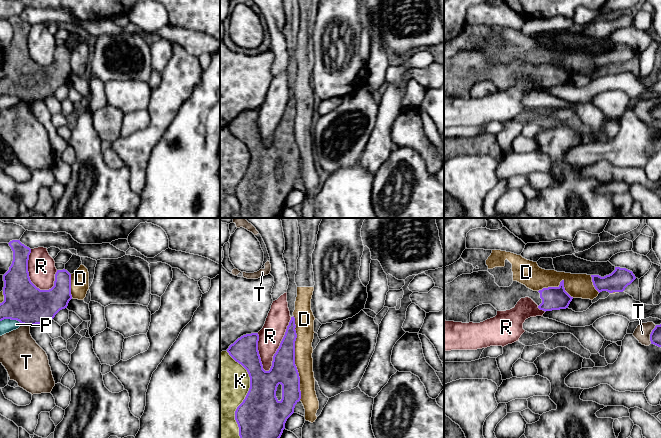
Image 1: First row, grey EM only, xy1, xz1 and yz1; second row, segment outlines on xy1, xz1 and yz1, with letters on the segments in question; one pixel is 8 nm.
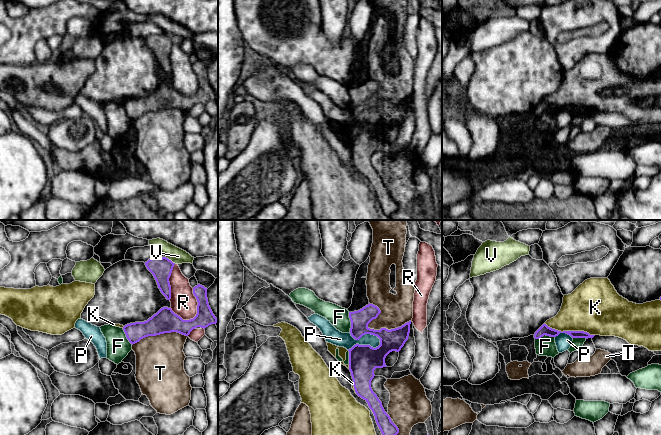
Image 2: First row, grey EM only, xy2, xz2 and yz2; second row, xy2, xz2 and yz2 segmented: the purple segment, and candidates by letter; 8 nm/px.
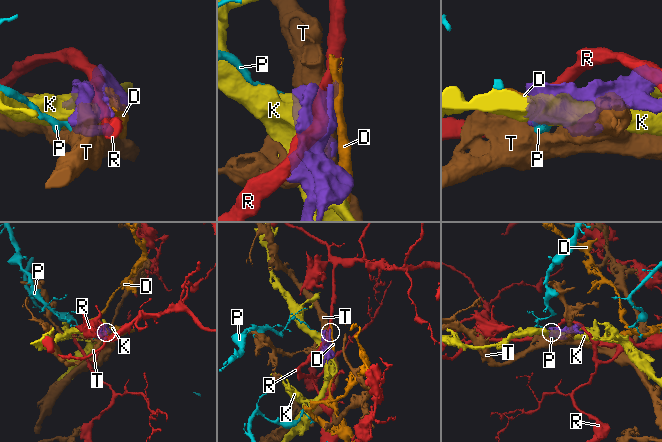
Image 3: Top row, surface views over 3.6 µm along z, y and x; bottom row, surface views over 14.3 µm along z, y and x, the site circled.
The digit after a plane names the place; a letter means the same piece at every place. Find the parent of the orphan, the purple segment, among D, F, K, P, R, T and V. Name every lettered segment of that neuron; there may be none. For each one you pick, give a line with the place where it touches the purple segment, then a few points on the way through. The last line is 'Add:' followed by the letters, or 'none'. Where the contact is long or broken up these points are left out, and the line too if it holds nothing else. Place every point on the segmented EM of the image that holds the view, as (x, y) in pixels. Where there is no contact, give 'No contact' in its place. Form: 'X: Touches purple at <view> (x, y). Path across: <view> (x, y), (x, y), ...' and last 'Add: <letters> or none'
Add: none

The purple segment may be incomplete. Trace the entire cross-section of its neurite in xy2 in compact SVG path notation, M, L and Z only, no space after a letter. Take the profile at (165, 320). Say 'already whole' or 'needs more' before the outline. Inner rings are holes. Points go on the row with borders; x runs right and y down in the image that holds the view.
already whole; M198 284L193 288L193 294L198 302L197 314L193 319L183 320L171 308L163 307L147 321L130 323L123 327L129 342L133 345L145 337L171 332L188 336L197 327L205 329L216 324L218 319L209 306L207 288Z

